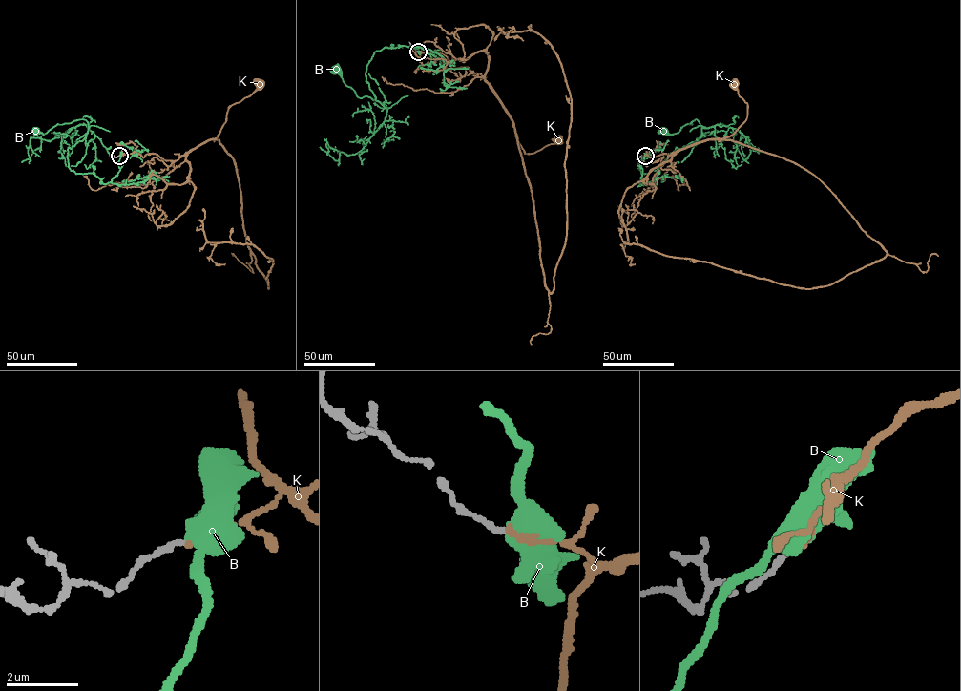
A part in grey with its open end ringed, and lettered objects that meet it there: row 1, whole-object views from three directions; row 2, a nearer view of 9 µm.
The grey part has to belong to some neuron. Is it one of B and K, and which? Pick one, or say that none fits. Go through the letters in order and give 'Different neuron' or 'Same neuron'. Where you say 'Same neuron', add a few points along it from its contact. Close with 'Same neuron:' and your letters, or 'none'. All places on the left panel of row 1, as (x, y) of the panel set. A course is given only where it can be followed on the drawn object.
B: Different neuron
K: Same neuron. Its course: (119, 156), (154, 153), (177, 160), (215, 139), (227, 109), (261, 84)
Same neuron: K

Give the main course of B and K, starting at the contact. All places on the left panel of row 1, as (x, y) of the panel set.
B: (119, 155), (120, 170), (103, 183), (69, 166), (68, 149), (86, 135), (85, 120), (35, 132)
K: (119, 156), (154, 153), (177, 160), (215, 139), (227, 109), (261, 84)

